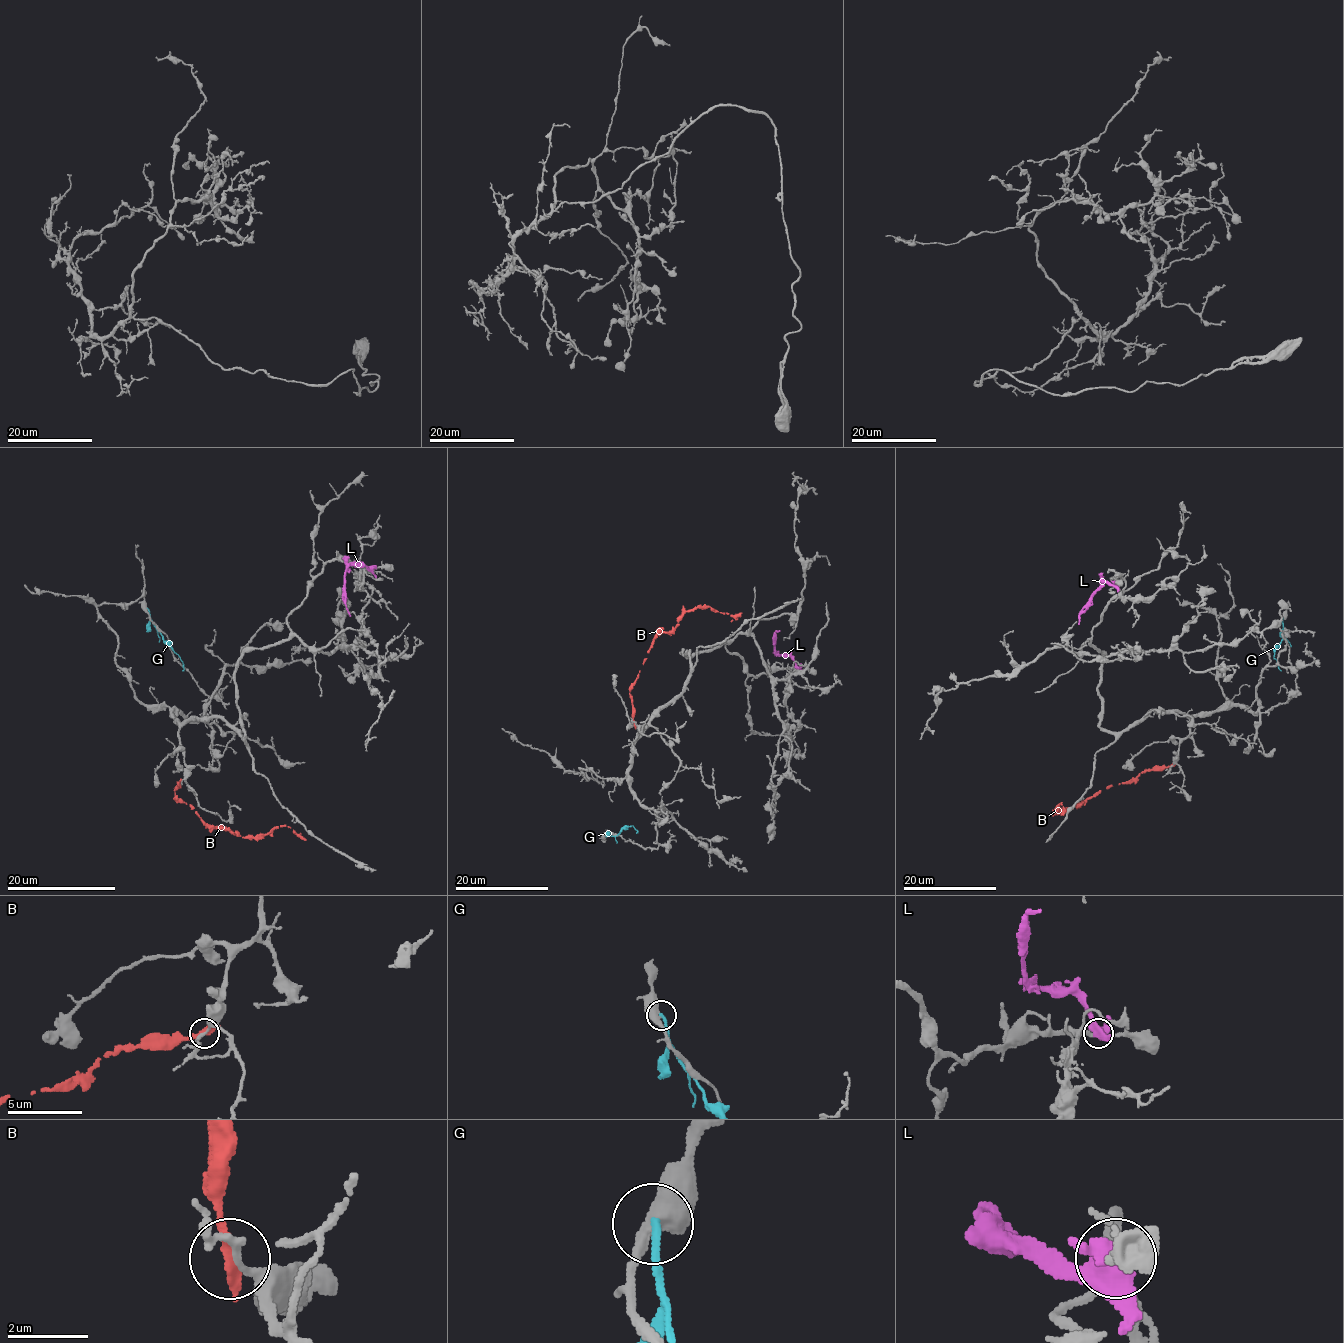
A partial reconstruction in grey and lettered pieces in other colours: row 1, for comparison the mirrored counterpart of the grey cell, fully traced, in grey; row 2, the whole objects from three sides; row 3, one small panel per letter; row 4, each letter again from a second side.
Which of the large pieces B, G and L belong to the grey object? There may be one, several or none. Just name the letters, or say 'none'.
none

